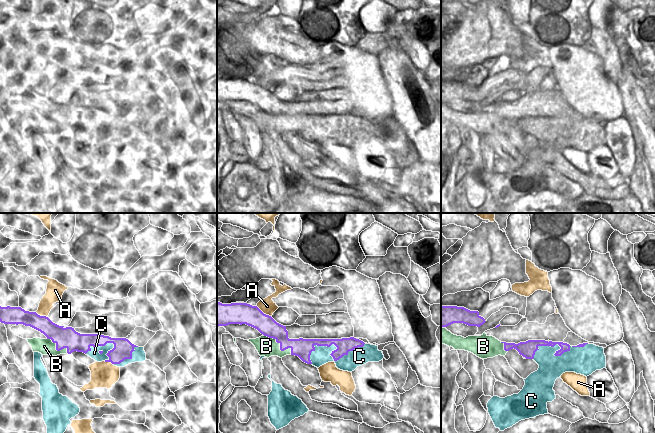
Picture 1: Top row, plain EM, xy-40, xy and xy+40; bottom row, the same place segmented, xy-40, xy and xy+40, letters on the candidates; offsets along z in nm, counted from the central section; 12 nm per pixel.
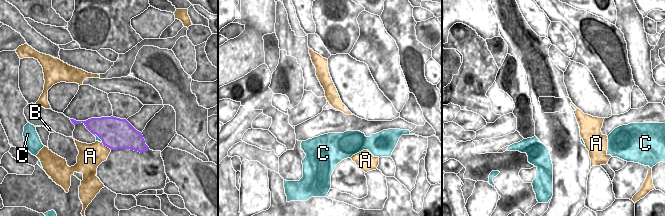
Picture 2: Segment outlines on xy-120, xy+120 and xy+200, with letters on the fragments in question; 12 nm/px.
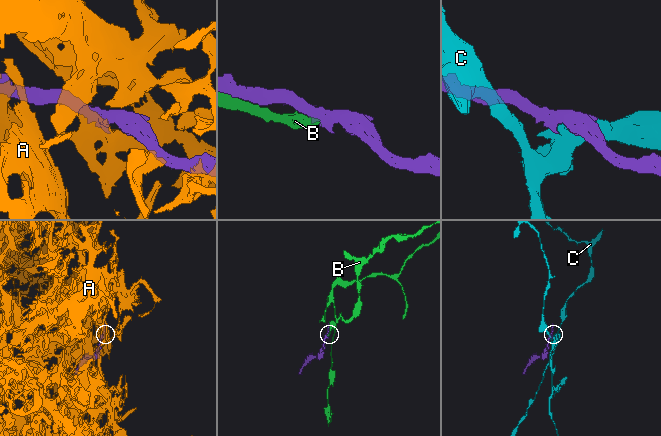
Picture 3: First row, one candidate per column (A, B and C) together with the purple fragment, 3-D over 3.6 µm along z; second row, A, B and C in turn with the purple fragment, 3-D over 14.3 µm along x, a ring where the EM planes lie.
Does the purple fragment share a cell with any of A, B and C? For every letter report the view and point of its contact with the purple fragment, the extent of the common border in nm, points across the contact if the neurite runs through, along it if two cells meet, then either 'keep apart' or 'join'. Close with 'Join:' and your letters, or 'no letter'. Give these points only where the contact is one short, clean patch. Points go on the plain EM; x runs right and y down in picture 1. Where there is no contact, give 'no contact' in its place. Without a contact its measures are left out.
A: contact xy (263, 89); length 240 nm; keep apart
B: contact xy (280, 123); length 400 nm; keep apart
C: contact xy (333, 127); length 700 nm; keep apart
Join: no letter

